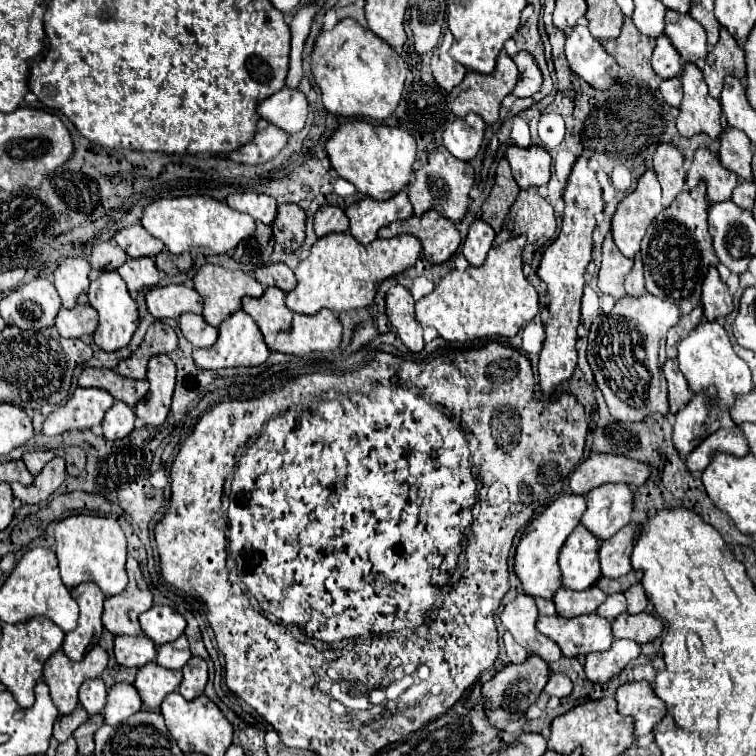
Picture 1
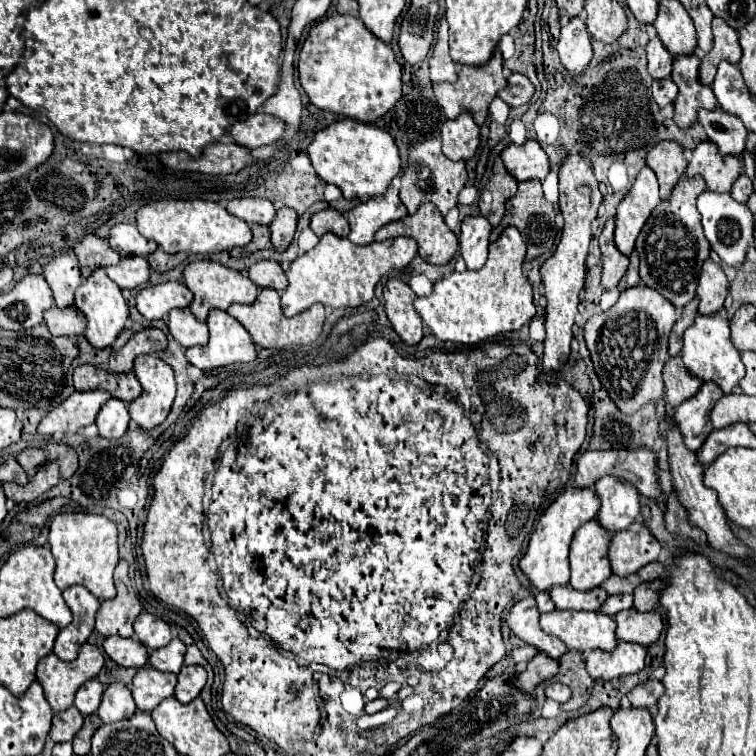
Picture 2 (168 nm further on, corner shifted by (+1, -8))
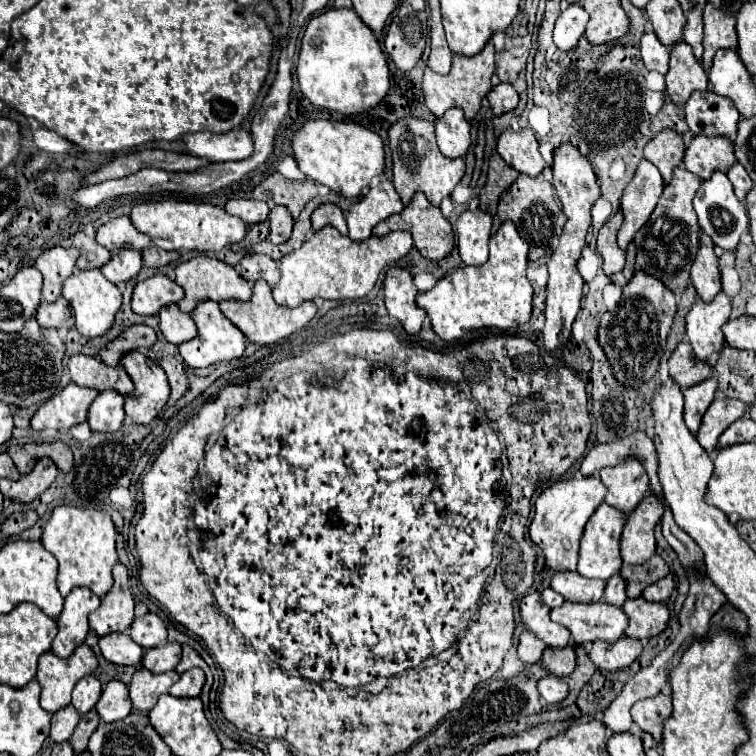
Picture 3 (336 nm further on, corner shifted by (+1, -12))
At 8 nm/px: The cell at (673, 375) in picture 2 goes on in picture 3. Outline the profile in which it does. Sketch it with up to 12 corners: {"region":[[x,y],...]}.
{"region":[[689,342],[673,350],[669,374],[683,390],[713,376]]}

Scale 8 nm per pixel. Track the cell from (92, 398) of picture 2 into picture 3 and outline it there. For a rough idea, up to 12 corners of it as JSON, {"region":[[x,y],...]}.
{"region":[[71,382],[39,406],[33,430],[87,422],[97,390]]}

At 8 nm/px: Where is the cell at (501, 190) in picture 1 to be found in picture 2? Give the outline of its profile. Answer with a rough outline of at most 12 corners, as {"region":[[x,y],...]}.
{"region":[[501,158],[479,196],[479,210],[499,226],[517,180]]}

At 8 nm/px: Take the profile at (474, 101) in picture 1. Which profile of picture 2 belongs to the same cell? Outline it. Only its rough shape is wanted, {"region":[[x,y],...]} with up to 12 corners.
{"region":[[499,48],[481,66],[459,66],[453,84],[435,84],[447,118],[469,112],[477,126],[507,86]]}

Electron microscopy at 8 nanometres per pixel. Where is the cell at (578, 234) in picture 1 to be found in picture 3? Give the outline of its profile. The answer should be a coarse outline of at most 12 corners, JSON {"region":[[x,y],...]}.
{"region":[[571,144],[553,156],[567,222],[549,258],[543,346],[563,348],[579,312],[577,260],[601,196]]}

